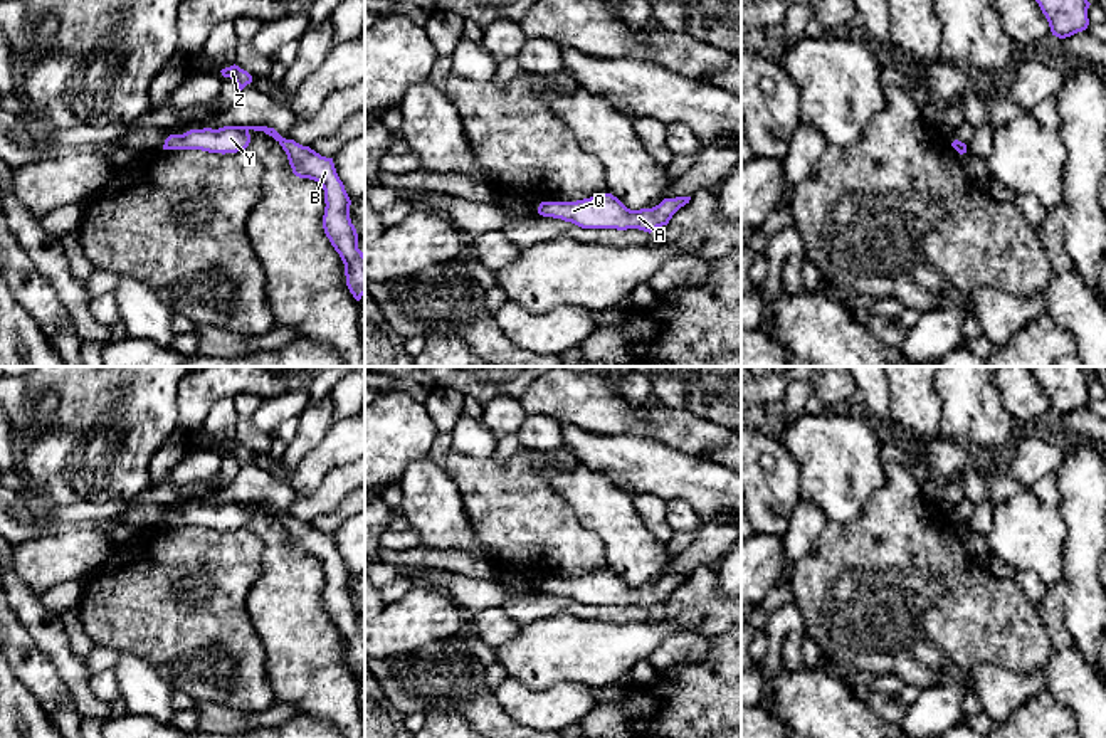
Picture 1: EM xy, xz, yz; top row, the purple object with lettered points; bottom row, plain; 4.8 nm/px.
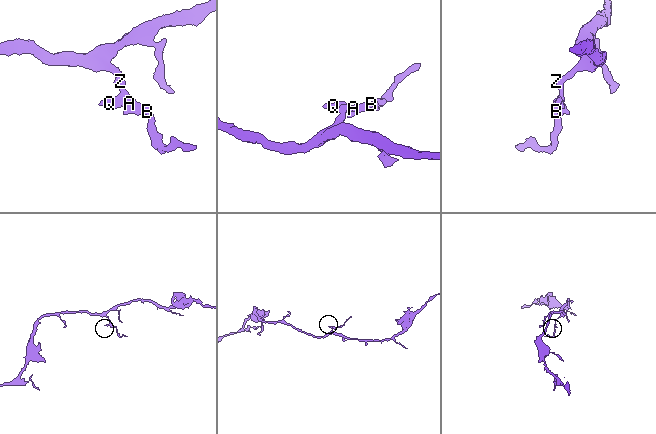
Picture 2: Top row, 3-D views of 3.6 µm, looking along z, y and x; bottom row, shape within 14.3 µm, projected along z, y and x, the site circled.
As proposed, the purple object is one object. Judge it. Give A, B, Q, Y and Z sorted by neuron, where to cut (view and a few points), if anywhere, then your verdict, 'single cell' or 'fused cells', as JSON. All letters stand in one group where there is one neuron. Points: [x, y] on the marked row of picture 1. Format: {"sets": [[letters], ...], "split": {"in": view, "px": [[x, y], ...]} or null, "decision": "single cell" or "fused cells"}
{"sets": [["A", "B", "Q", "Y", "Z"]], "split": null, "decision": "single cell"}

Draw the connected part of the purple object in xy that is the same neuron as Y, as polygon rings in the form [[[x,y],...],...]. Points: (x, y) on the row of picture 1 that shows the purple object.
[[[224,126],[219,129],[190,129],[170,134],[163,150],[202,150],[208,153],[237,153],[250,143],[249,131],[264,131],[286,151],[292,173],[318,182],[324,190],[323,229],[345,264],[346,286],[356,301],[365,294],[365,254],[358,249],[358,234],[350,219],[351,200],[340,180],[333,158],[321,156],[309,146],[282,138],[267,126]]]

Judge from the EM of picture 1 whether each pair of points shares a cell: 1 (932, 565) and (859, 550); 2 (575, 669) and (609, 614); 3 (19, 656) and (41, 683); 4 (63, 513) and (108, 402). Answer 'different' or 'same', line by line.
1: same
2: different
3: same
4: different

